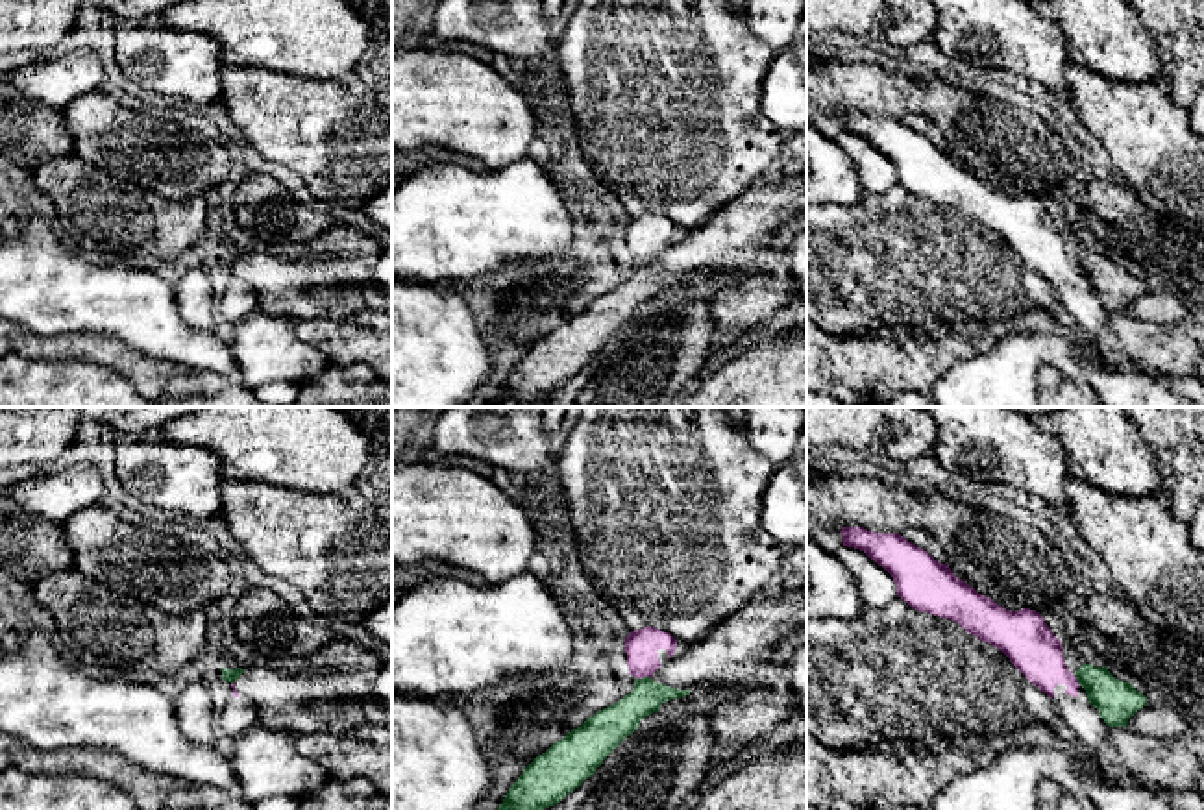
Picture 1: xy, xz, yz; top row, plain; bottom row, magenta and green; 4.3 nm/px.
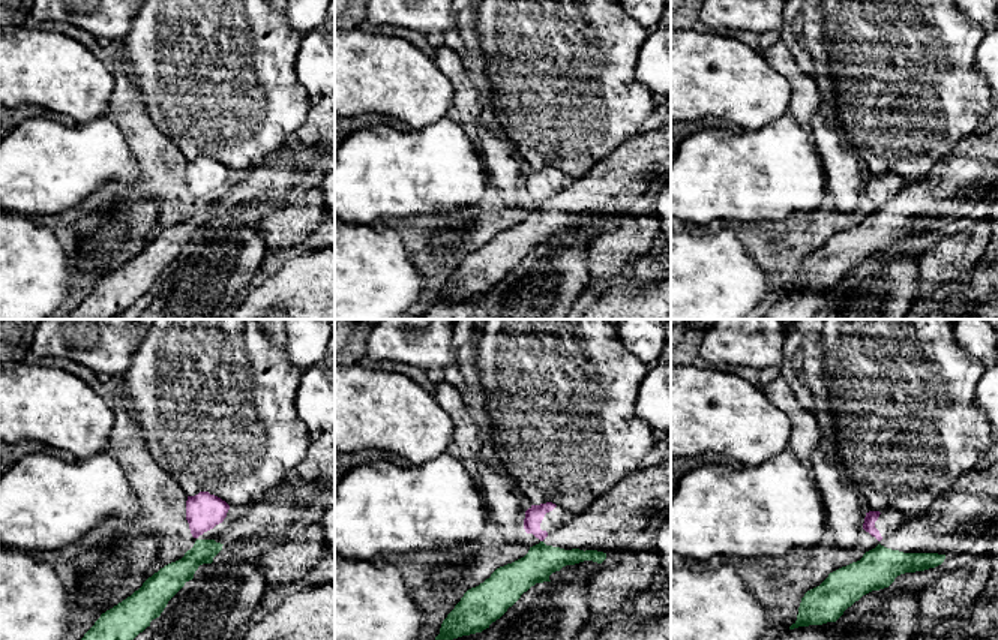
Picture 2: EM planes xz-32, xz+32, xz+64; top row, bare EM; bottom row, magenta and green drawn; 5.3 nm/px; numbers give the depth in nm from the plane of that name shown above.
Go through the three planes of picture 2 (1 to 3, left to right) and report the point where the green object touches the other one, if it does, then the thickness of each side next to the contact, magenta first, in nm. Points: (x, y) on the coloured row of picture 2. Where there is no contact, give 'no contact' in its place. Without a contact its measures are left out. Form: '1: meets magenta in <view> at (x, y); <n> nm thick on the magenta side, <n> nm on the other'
1: no contact
2: no contact
3: no contact

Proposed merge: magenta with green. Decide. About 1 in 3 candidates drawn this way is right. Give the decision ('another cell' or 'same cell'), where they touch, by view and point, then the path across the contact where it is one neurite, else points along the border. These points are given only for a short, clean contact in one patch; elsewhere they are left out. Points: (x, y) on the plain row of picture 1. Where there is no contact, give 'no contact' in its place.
another cell; contact xz (644, 261); border xz (650, 261), (638, 265)

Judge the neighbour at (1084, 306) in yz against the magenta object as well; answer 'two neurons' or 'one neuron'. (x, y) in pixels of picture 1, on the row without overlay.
one neuron

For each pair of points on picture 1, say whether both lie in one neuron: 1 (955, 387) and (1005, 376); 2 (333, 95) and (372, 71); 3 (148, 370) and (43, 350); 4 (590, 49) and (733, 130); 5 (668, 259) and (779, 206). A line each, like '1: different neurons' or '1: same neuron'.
1: same neuron
2: different neurons
3: same neuron
4: same neuron
5: same neuron

